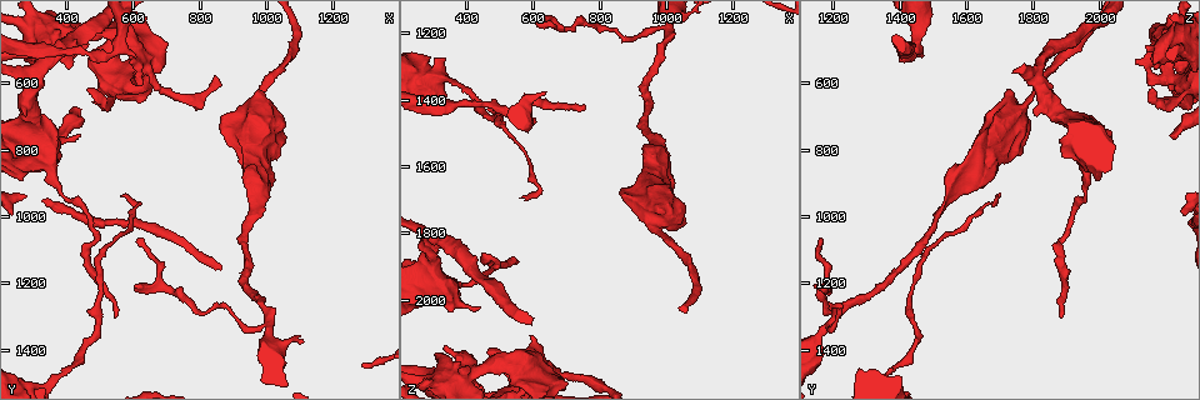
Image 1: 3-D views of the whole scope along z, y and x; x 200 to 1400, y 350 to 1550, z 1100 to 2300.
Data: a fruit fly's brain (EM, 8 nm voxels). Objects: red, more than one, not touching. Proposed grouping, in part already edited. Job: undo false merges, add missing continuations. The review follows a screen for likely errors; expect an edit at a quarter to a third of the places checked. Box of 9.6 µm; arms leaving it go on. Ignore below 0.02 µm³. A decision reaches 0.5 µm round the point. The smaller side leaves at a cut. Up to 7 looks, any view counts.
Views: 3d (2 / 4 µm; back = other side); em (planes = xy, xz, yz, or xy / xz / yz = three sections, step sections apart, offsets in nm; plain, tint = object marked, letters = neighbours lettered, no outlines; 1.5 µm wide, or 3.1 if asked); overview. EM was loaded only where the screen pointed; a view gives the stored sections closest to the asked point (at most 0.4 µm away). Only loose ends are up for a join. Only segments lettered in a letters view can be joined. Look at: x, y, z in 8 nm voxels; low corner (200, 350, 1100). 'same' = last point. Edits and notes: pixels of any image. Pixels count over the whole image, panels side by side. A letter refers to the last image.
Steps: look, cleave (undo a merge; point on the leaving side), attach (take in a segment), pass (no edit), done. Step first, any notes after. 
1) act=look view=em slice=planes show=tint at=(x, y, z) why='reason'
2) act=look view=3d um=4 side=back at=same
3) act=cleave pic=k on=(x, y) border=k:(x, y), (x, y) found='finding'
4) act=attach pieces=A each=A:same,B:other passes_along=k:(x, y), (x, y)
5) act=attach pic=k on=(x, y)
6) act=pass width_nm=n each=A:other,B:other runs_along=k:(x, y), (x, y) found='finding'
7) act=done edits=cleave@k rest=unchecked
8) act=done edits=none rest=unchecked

act=look view=3d um=4 at=(360, 1490, 1360) why='calibre changes'

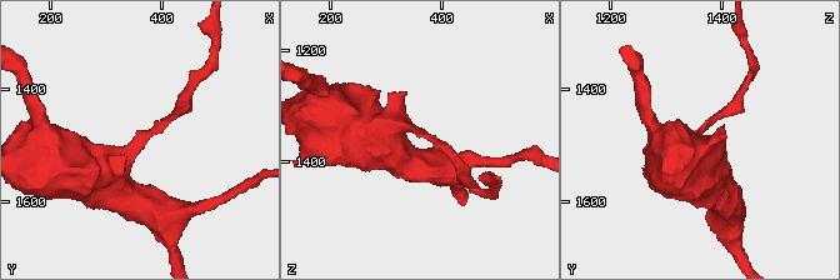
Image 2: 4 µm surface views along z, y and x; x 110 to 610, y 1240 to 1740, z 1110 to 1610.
act=look view=em slice=planes show=letters at=(370, 1485, 1350) why='shape alone is not enough'

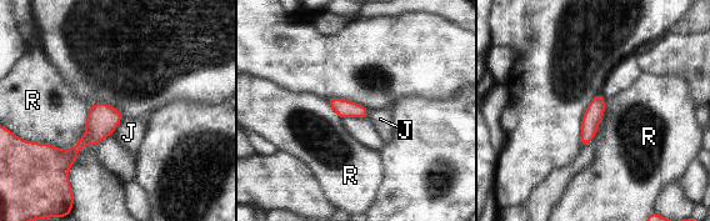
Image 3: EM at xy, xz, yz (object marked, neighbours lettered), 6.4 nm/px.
act=pass each=J:other,R:other found='one neuron here'

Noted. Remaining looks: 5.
act=look view=3d um=4 at=(1000, 1330, 1190) why='thick turns thin'

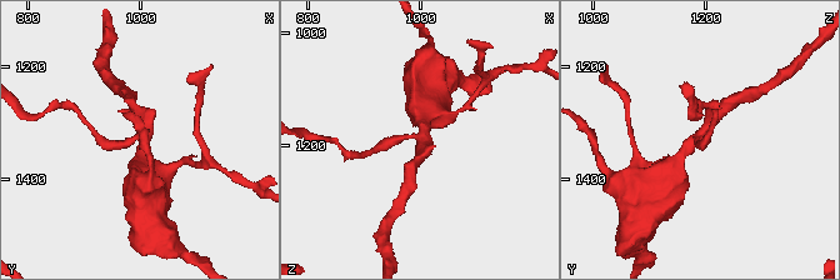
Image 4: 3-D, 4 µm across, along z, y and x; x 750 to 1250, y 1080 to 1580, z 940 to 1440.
act=look view=em slice=xy step=8 show=letters at=(1010, 1330, 1185)

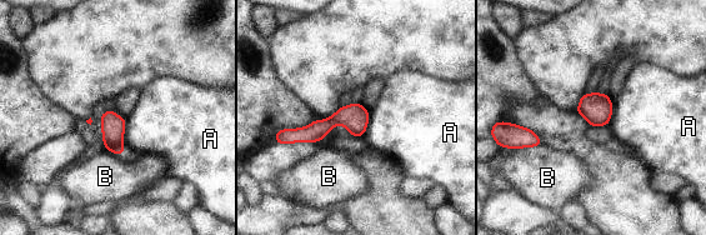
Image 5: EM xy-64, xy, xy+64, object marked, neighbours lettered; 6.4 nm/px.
act=pass width_nm=160 each=A:other,B:other found='all the same neuron'

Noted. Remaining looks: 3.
act=look view=em slice=planes show=letters at=(630, 560, 2210) why='three arms meet'

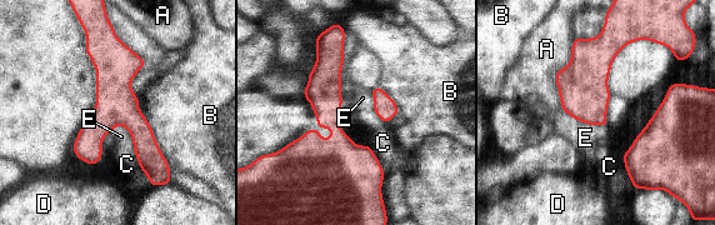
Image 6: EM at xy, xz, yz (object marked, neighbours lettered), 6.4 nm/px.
act=pass longest_contact=B:500nm each=A:other,B:other,C:other,D:other,E:other runs_along=6:(103, 35), (149, 173) found='all the same neuron'

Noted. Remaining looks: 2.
act=done edits=none rest=unchecked

